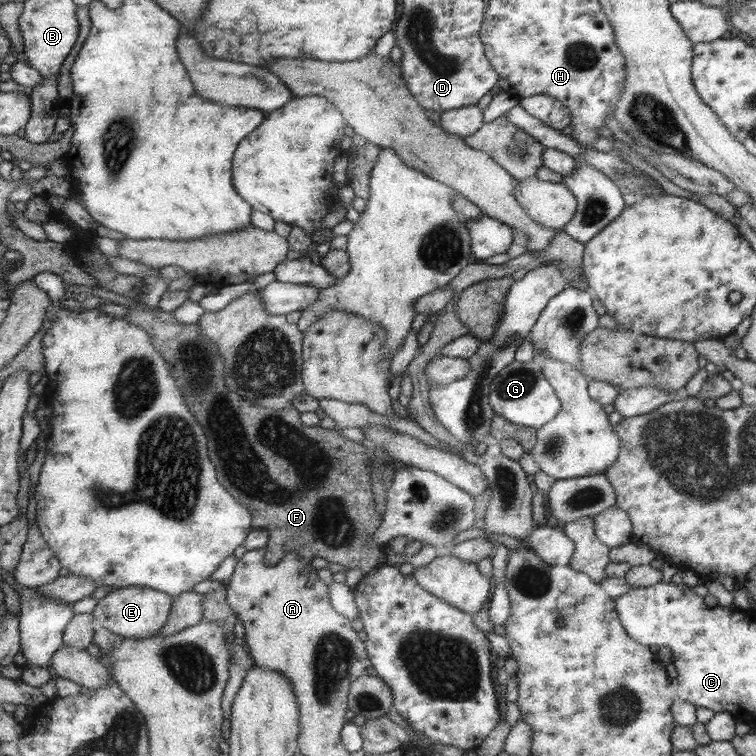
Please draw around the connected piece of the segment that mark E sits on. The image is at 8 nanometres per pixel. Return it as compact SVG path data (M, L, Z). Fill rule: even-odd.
M125 587L115 589L98 601L93 610L94 617L113 634L123 638L149 638L155 635L166 623L170 615L173 597L167 593L147 587Z

